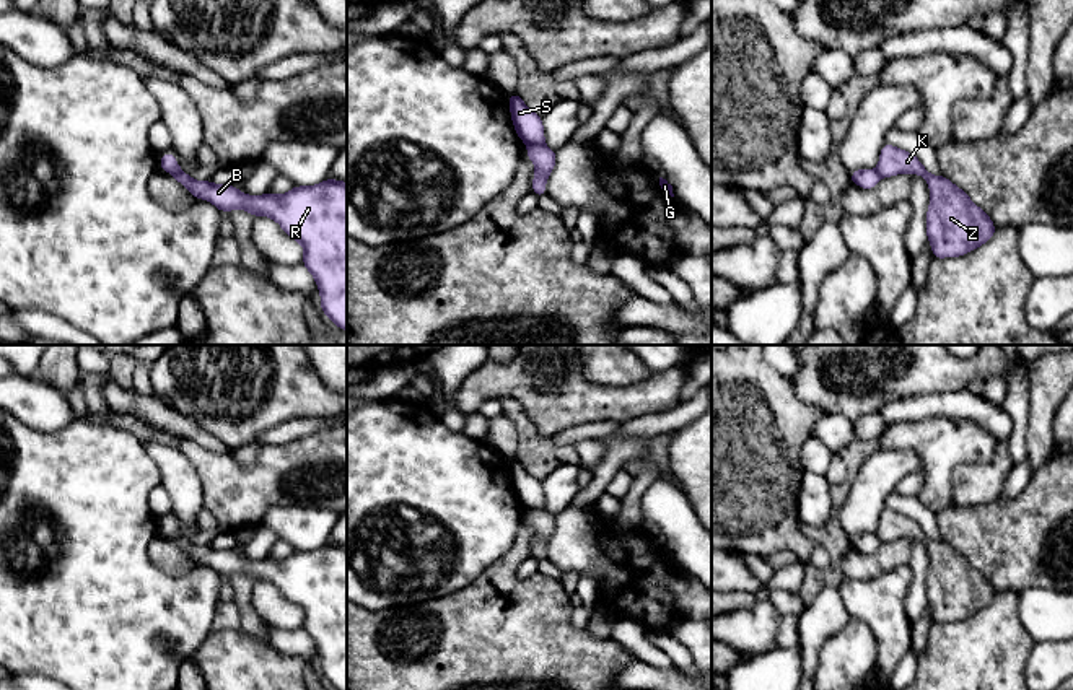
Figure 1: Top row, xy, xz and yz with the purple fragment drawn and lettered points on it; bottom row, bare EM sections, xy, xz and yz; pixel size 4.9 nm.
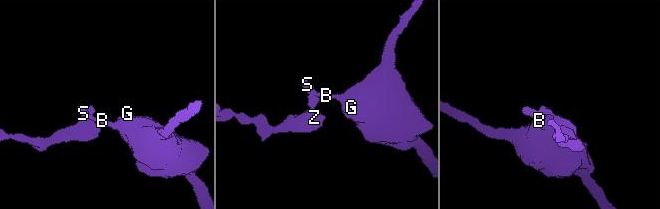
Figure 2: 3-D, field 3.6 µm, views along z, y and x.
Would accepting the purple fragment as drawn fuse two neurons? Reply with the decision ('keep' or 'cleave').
cleave

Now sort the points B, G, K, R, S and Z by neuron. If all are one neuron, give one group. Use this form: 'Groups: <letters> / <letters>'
Groups: B G R S / K Z

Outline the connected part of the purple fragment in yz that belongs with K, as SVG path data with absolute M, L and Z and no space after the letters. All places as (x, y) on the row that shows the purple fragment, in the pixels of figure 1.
M884 143L878 169L881 177L913 172L928 182L926 236L933 259L966 255L995 234L990 216L949 179L930 174L915 155Z

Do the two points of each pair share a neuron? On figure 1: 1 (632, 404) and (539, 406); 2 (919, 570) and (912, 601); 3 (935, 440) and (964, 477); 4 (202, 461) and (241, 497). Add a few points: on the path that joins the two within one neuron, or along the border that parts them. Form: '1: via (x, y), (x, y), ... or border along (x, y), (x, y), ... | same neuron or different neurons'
1: via (609, 404), (562, 404) | same neuron
2: via (919, 578), (917, 593) | same neuron
3: border along (994, 453), (985, 464), (954, 469), (953, 503) | different neurons
4: via (212, 467), (232, 487) | same neuron

